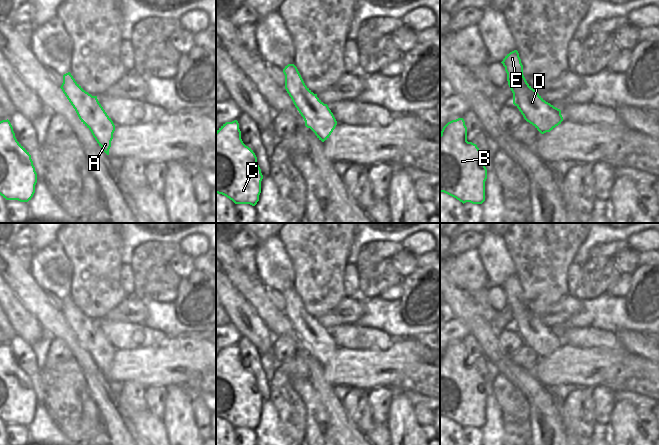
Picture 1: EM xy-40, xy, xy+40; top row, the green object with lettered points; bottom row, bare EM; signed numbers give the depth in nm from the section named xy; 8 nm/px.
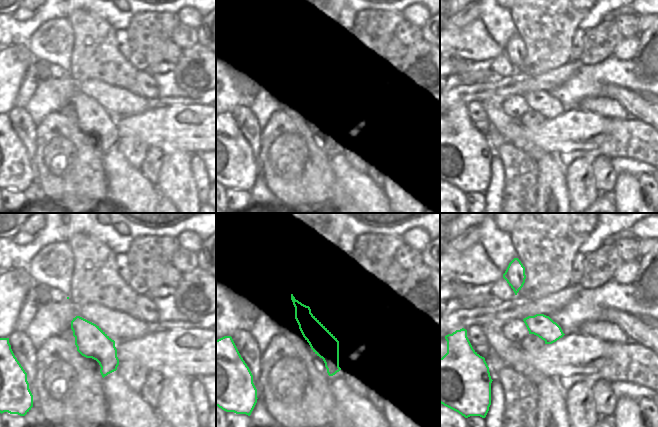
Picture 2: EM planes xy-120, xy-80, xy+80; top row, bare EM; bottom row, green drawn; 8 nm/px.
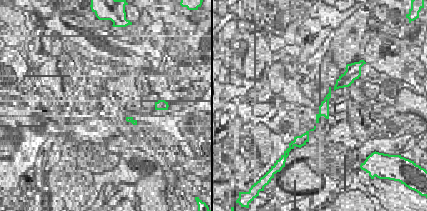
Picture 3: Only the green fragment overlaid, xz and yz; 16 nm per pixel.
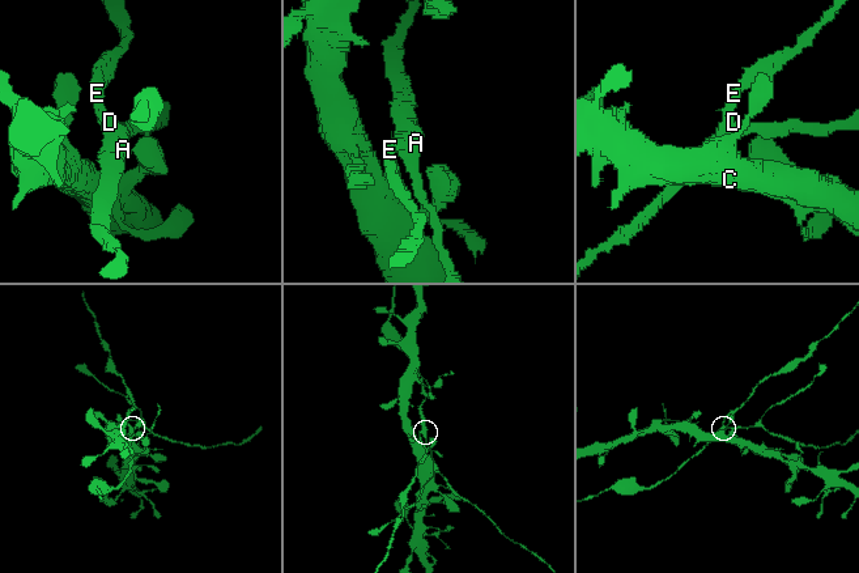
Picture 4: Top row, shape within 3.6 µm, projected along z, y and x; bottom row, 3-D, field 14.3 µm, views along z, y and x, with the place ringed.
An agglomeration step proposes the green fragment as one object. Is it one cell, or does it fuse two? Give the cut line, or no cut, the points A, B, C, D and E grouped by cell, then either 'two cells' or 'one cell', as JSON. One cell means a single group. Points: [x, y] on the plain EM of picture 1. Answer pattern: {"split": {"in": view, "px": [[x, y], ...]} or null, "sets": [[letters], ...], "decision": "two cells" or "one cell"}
{"split": null, "sets": [["A", "B", "C", "D", "E"]], "decision": "one cell"}

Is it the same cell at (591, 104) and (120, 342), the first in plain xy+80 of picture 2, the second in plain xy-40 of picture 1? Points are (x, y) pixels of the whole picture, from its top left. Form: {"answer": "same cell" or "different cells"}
{"answer": "same cell"}

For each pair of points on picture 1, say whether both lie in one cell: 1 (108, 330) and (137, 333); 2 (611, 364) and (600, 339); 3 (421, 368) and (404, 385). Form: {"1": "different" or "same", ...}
{"1": "same", "2": "different", "3": "same"}

